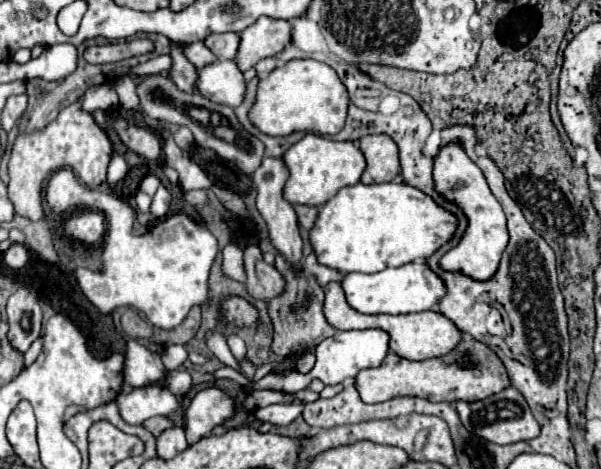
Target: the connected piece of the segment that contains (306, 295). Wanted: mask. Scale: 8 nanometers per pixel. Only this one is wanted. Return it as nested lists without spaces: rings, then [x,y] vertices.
[[[276,255],[276,263],[274,267],[280,271],[280,275],[286,281],[284,293],[280,293],[278,297],[268,301],[268,315],[272,319],[274,325],[274,341],[272,341],[272,351],[276,353],[276,361],[284,361],[288,355],[300,351],[300,349],[308,349],[314,351],[316,345],[328,337],[332,337],[336,333],[336,329],[332,329],[322,313],[322,303],[324,303],[324,291],[322,287],[316,283],[316,279],[306,273],[294,273],[286,259],[282,255]]]

